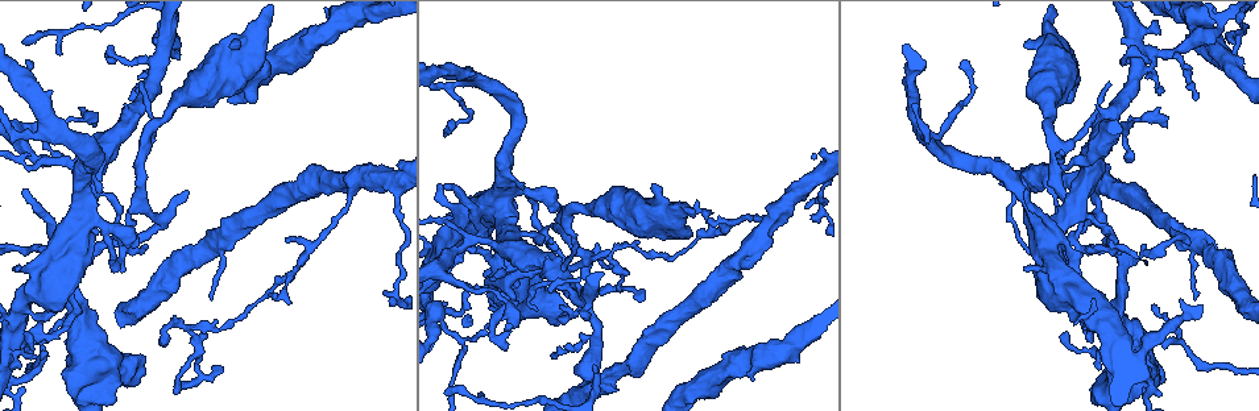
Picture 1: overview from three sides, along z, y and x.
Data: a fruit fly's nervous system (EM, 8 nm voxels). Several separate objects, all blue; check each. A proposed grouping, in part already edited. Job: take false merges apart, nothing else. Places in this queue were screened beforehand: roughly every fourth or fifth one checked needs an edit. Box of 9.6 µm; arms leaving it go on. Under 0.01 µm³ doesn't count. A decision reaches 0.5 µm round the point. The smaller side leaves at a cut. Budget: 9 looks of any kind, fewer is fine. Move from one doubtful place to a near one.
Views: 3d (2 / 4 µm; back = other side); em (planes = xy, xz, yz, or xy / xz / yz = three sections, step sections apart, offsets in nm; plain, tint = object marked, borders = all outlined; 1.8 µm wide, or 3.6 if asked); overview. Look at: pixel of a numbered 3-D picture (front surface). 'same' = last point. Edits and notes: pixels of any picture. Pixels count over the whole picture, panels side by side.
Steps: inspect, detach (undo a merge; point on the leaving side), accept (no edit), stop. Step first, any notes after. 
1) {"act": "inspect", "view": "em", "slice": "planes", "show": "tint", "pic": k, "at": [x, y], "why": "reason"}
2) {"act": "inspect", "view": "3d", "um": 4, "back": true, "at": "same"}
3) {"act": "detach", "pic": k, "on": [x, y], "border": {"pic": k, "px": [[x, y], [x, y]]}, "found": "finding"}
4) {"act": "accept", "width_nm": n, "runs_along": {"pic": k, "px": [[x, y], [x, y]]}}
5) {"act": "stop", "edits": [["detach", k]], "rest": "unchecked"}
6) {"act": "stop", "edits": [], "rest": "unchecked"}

{"act": "inspect", "view": "em", "slice": "xz", "step": 16, "show": "tint", "pic": 1, "at": [191, 325], "why": "abrupt turn"}

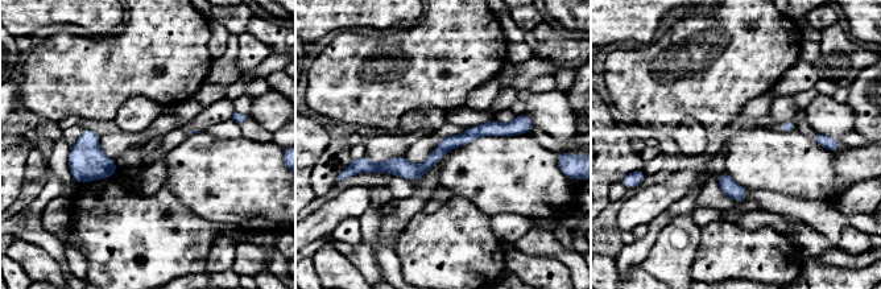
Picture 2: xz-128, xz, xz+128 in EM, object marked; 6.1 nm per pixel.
{"act": "inspect", "view": "em", "slice": "planes", "show": "borders", "at": "same", "why": "another direction"}

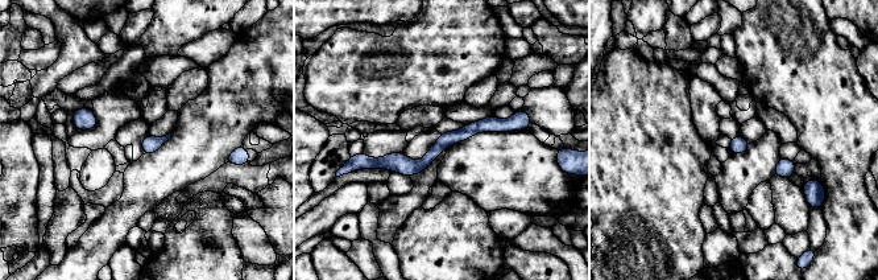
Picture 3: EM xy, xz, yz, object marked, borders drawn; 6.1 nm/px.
{"act": "accept", "width_nm": 90, "runs_along": {"pic": 3, "px": [[520, 126], [475, 127], [421, 165], [365, 160]]}, "found": "one cell here"}

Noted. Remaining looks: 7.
{"act": "inspect", "view": "em", "slice": "planes", "show": "tint", "pic": 1, "at": [584, 302], "why": "four arms meet"}

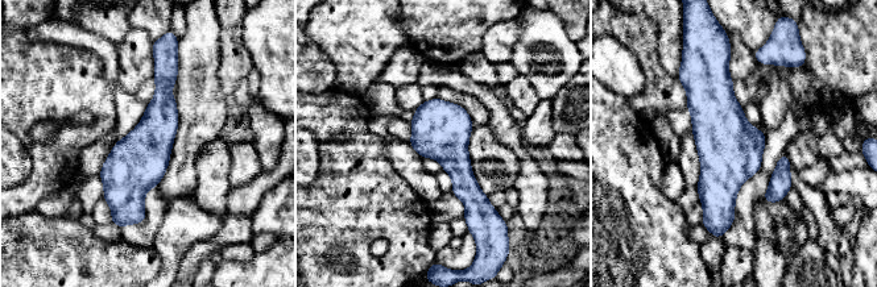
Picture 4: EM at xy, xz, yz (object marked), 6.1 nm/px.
{"act": "accept", "found": "all the same cell"}

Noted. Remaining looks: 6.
{"act": "inspect", "view": "em", "slice": "planes", "show": "borders", "pic": 1, "at": [1224, 19], "why": "sudden change in width"}

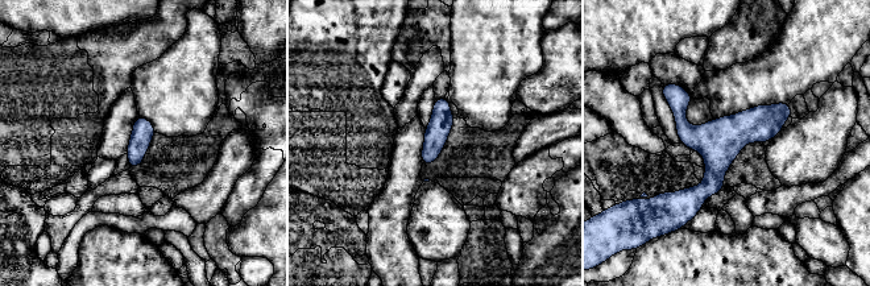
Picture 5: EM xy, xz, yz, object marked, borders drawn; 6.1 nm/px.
{"act": "accept", "runs_along": {"pic": 5, "px": [[786, 106], [719, 157], [690, 212]]}, "found": "continuous, no second cell"}

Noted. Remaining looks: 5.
{"act": "inspect", "view": "em", "um": 3.6, "slice": "xz", "step": 8, "show": "tint", "pic": 1, "at": [250, 46], "why": "sudden change in width"}

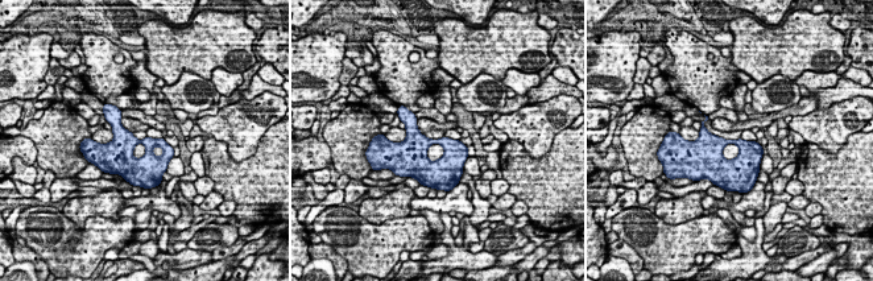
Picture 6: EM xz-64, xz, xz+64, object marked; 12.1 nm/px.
{"act": "inspect", "view": "em", "um": 3.6, "slice": "planes", "show": "borders", "at": "same", "why": "another direction"}

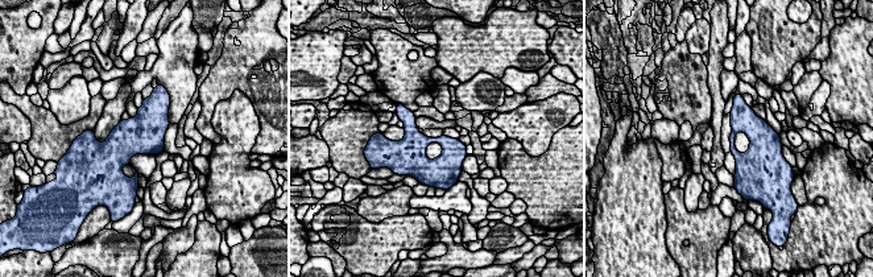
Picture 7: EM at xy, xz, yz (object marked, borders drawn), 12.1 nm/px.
{"act": "accept", "found": "all the same cell"}

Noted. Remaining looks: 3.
{"act": "stop", "edits": [], "rest": "unchecked"}

